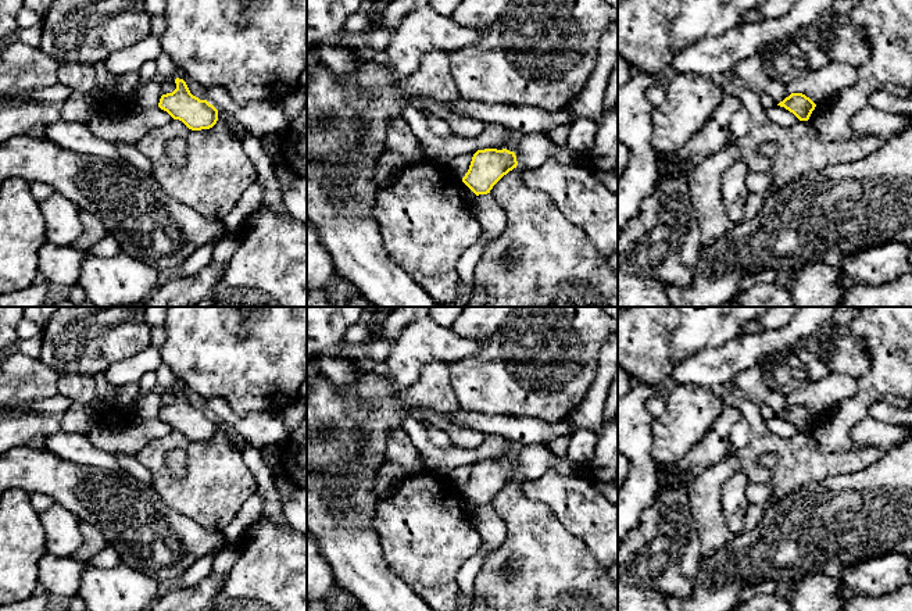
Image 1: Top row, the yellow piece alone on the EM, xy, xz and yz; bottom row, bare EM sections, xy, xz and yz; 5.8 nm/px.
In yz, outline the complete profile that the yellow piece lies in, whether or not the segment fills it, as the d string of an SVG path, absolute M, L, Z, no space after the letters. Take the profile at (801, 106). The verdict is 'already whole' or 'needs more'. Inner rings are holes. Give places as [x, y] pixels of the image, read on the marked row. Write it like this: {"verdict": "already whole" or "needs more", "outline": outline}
{"verdict": "already whole", "outline": "M791 93L777 106L793 112L800 121L808 121L816 104L802 93Z"}

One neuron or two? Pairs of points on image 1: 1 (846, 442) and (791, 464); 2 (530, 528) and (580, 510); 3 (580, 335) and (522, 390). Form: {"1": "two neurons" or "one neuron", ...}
{"1": "two neurons", "2": "two neurons", "3": "one neuron"}

